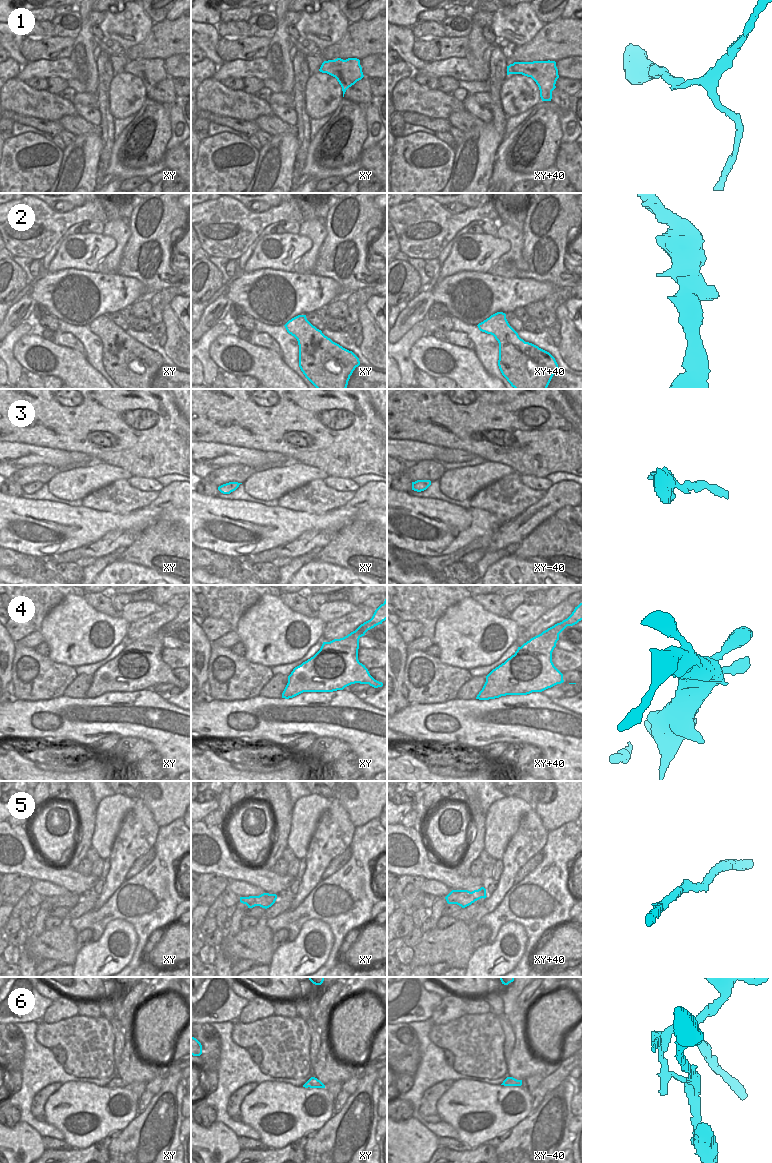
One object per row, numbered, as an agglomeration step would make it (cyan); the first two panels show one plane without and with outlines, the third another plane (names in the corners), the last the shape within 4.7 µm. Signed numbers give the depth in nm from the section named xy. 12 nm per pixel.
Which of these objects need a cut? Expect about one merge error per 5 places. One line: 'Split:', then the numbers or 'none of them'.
Split: 6

